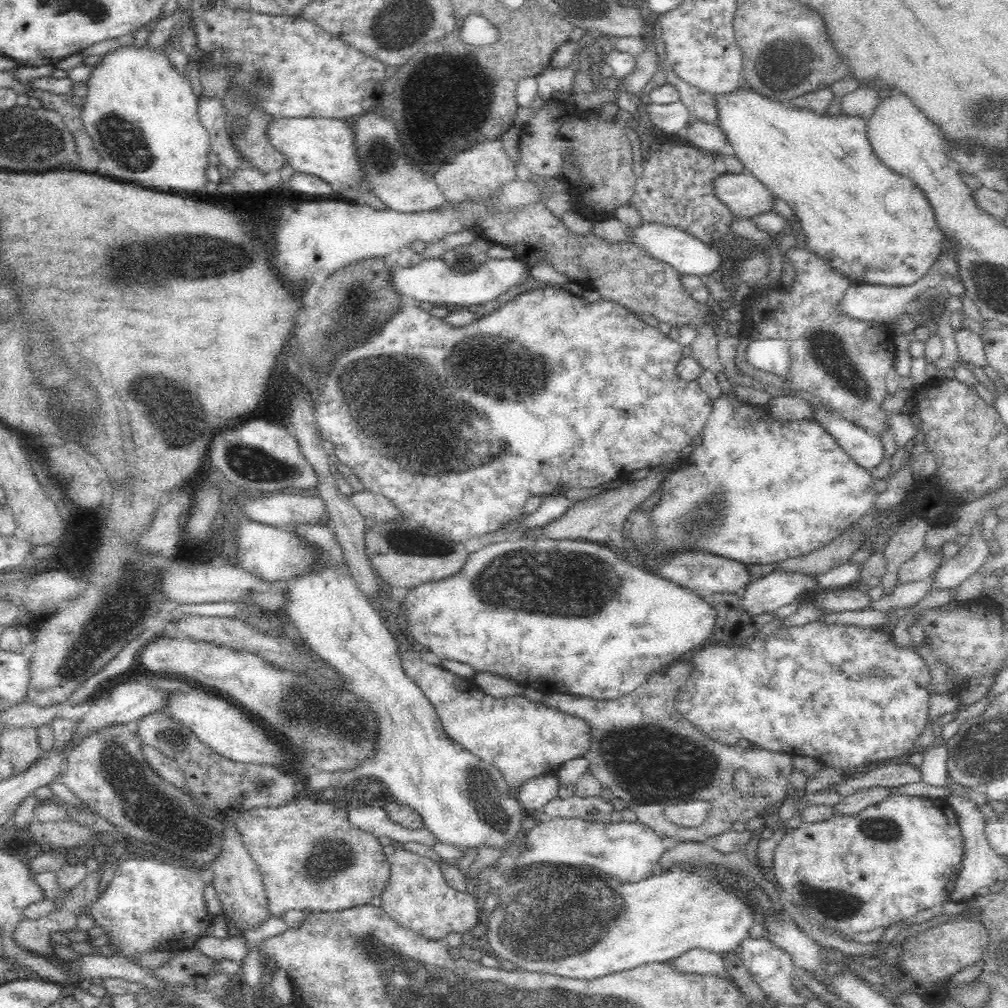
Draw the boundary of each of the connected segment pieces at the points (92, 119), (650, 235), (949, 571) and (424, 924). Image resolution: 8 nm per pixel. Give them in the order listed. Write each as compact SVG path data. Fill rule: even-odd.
M132 46L105 55L90 77L84 102L82 120L93 147L104 160L106 176L162 192L196 192L208 184L208 156L212 150L210 134L200 120L199 102L191 84L170 64L163 50L148 51L144 47L136 49Z
M646 223L639 226L635 232L637 232L635 242L643 244L654 256L671 264L682 274L692 274L692 276L699 277L708 276L714 274L716 270L720 270L720 266L724 262L718 248L714 248L714 246L683 230L656 225L656 223Z
M984 514L974 520L970 533L966 534L966 544L960 547L958 554L942 564L937 571L938 589L958 587L965 579L977 573L992 558L990 548L984 538Z
M397 845L396 850L387 856L391 864L391 875L381 894L381 909L404 928L430 940L440 940L450 933L461 934L465 941L480 924L481 908L471 892L458 891L448 886L444 872L438 861L423 857Z

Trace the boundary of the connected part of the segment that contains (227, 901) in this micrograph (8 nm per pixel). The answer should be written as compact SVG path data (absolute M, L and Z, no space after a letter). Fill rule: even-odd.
M234 826L228 828L227 833L230 838L224 845L223 855L218 857L207 869L211 873L211 885L216 891L222 914L226 915L229 922L236 927L236 932L244 934L259 929L274 915L258 865L244 850L244 845L234 830Z

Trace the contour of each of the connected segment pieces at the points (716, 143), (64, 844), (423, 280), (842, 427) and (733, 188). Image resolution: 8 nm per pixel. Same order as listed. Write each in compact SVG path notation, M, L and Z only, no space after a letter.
M694 121L687 130L687 141L700 149L720 156L720 152L730 145L730 139L719 124L713 125L704 121Z
M30 823L30 831L41 843L45 842L57 848L70 848L83 845L85 841L94 836L94 830L82 825L72 825L72 823Z
M441 258L426 259L414 265L412 268L396 269L394 275L395 285L405 294L412 303L432 302L438 306L478 306L486 304L500 294L505 294L516 283L527 275L527 269L522 267L518 259L488 259L482 263L475 271L458 273L454 269L448 268Z
M815 410L815 416L823 419L823 425L832 433L832 436L847 450L847 453L860 466L866 470L880 469L880 463L884 462L884 444L878 436L871 435L861 426L842 418L834 410Z
M752 172L726 173L715 180L716 194L743 219L774 212L776 195Z

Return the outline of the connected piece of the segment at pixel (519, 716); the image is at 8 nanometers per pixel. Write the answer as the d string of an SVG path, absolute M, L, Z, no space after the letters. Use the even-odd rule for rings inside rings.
M401 651L401 657L406 674L418 683L420 689L436 707L445 731L478 758L496 766L514 789L519 786L520 782L524 782L524 779L544 774L544 772L558 771L560 766L568 760L580 758L590 750L592 727L587 720L579 716L566 714L556 707L548 706L542 700L532 702L524 694L494 697L478 688L472 690L470 680L446 670L443 666L426 663L414 652Z

